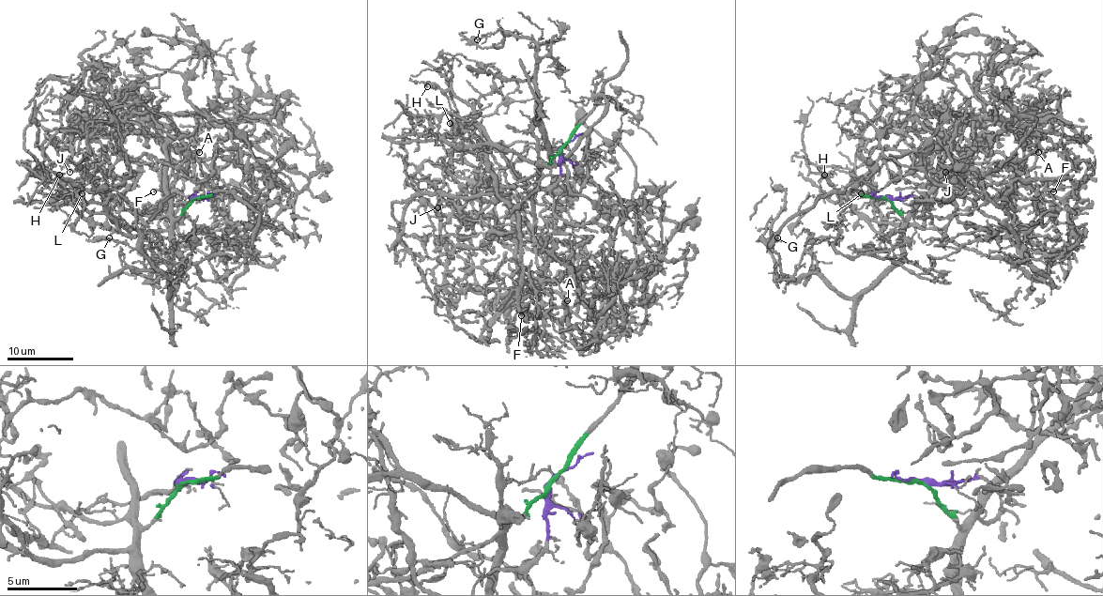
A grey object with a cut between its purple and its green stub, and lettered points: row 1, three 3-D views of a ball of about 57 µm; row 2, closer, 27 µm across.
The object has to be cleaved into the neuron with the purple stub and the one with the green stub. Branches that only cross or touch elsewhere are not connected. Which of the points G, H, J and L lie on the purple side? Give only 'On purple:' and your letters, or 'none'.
On purple: J

